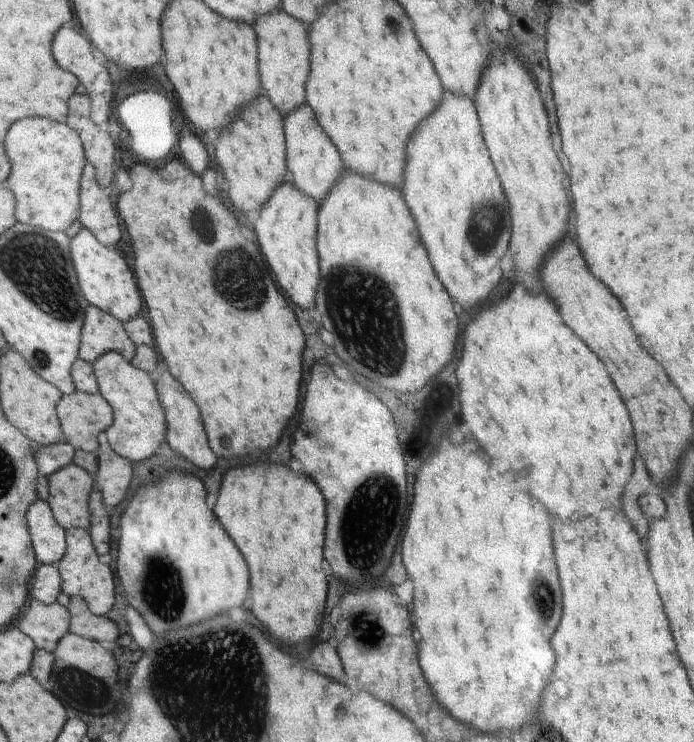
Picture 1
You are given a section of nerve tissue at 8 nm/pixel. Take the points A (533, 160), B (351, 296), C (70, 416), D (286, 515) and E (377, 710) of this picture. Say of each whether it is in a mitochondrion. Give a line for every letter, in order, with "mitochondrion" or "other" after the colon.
A: other
B: mitochondrion
C: other
D: other
E: other

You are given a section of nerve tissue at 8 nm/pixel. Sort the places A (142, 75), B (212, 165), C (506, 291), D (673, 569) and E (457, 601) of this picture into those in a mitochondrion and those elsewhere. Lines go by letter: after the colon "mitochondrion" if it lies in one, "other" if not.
A: other
B: other
C: other
D: other
E: other

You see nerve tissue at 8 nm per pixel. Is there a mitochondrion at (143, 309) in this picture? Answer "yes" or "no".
no

